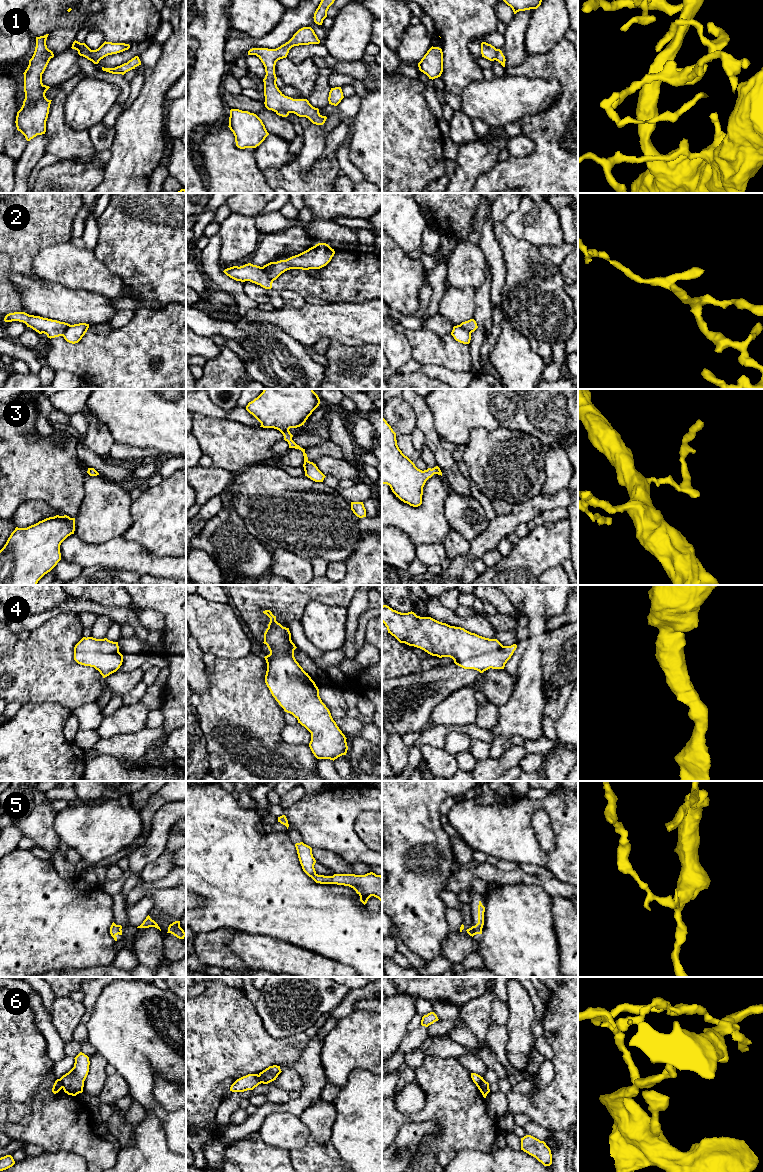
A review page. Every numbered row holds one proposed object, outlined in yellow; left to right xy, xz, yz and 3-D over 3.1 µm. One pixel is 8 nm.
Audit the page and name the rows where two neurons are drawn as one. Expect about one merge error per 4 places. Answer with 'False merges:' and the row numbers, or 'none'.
False merges: 1, 2, 6

